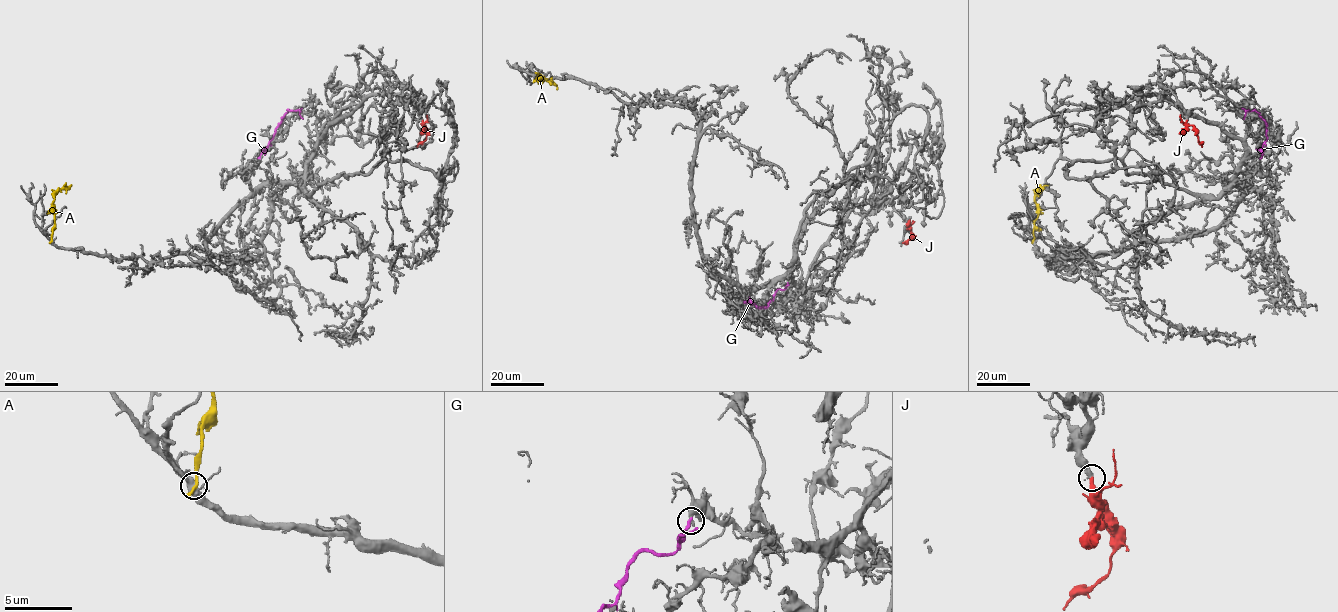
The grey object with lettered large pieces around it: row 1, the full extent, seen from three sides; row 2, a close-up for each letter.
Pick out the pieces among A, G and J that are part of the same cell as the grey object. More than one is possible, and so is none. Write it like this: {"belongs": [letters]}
{"belongs": ["J"]}

